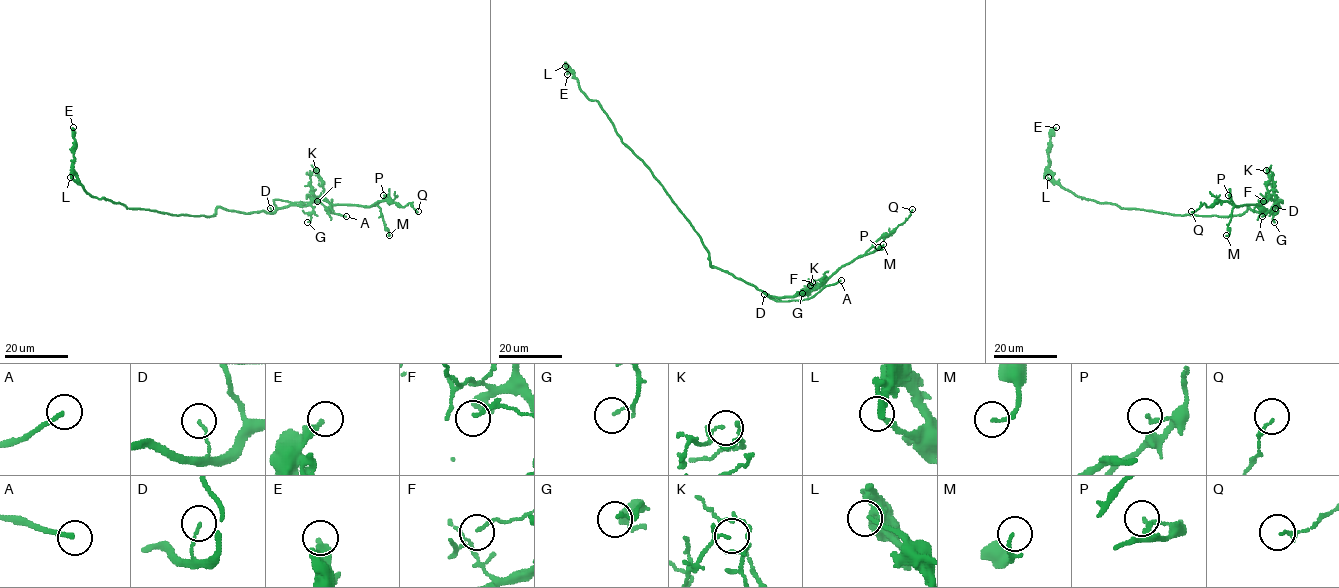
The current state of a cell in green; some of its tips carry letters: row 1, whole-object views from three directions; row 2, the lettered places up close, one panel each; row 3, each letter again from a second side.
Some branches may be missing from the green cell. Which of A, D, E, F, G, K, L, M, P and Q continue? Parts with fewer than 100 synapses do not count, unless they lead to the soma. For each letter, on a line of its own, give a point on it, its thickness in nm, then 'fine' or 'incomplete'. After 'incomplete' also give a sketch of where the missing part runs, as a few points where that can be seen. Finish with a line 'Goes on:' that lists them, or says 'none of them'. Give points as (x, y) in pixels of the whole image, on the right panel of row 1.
A: (1262, 216) | 180 nm | incomplete | (1262, 216), (1258, 220), (1269, 232)
D: (1275, 208) | 110 nm | fine
E: (1056, 127) | 280 nm | fine
F: (1263, 201) | 90 nm | fine
G: (1274, 222) | 80 nm | fine
K: (1266, 170) | 100 nm | fine
L: (1048, 177) | 170 nm | fine
M: (1226, 235) | 90 nm | fine
P: (1228, 195) | 150 nm | fine
Q: (1191, 211) | 130 nm | fine
Goes on: A

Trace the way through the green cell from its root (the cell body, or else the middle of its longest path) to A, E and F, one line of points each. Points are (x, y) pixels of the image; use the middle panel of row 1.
A: (701, 243), (713, 267), (727, 270), (777, 301), (808, 299), (825, 286), (841, 280)
E: (701, 243), (698, 233), (651, 170), (621, 140), (601, 105), (580, 89), (568, 66), (567, 74)
F: (701, 243), (713, 267), (727, 270), (771, 297), (806, 294), (819, 287), (826, 278), (824, 276), (812, 282)

